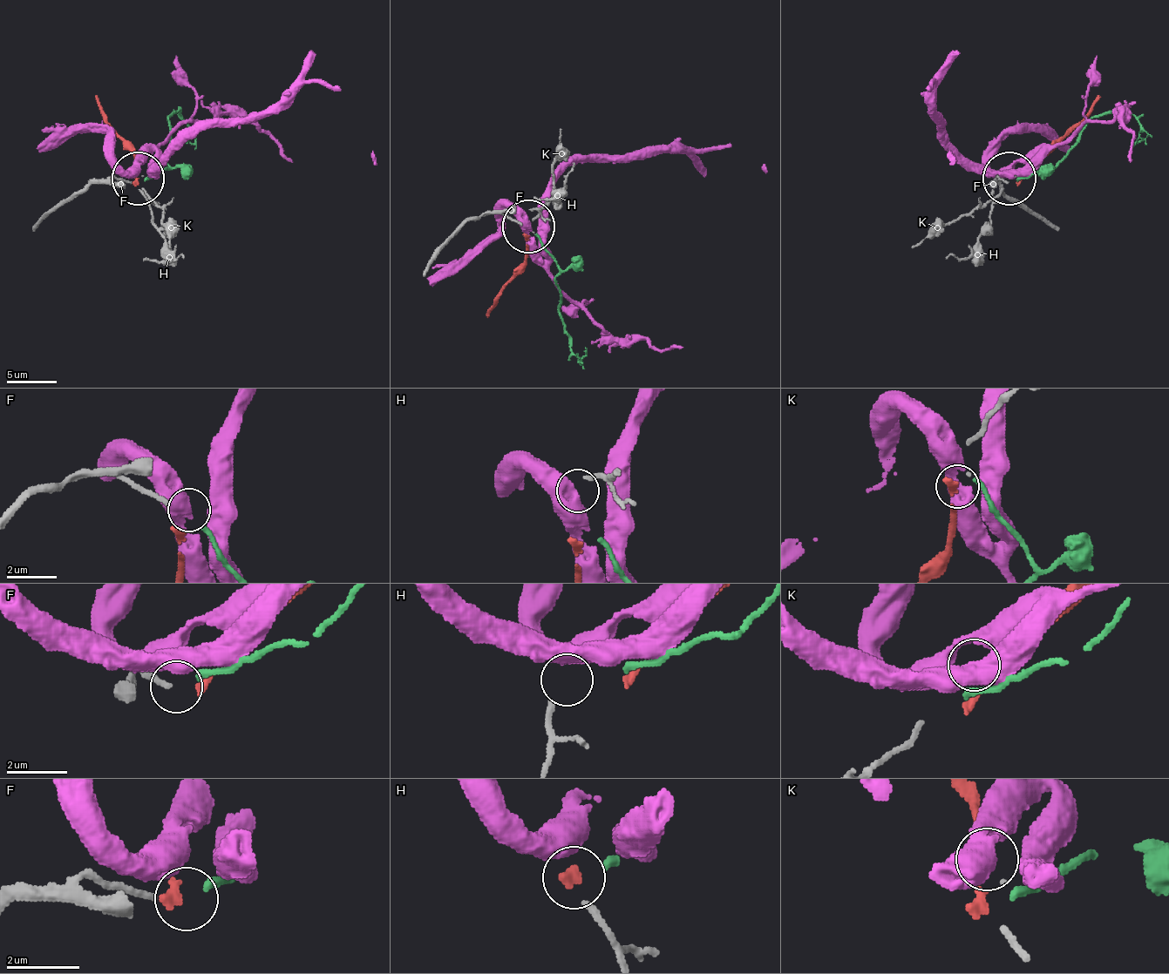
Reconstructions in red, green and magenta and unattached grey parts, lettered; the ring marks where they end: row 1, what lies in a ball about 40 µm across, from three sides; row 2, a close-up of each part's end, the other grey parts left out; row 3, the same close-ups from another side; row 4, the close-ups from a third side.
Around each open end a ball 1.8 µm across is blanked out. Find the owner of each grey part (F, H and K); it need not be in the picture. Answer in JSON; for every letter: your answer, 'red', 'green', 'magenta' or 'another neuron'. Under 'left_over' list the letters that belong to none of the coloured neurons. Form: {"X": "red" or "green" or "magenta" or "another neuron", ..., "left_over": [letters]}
{"F": "green", "H": "another neuron", "K": "another neuron", "left_over": ["H", "K"]}

